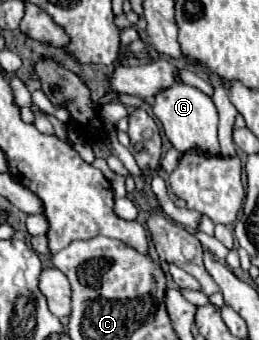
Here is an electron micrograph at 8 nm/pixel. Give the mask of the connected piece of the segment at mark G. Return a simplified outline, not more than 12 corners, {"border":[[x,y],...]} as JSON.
{"border":[[187,83],[155,97],[153,113],[179,153],[221,155],[217,109]]}

